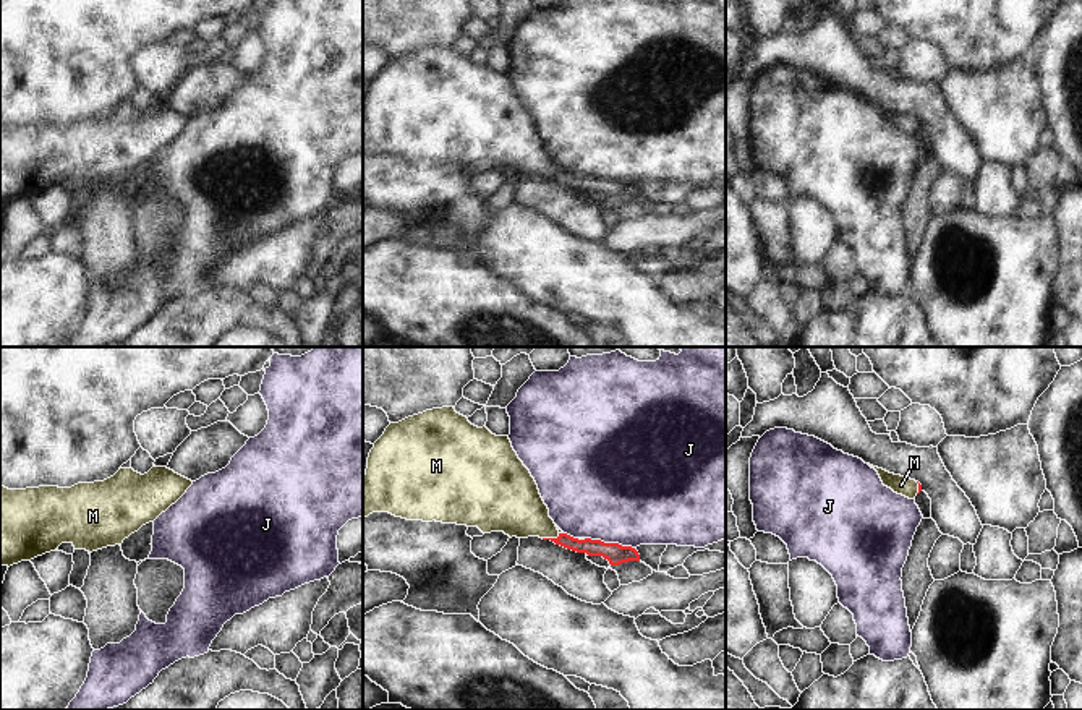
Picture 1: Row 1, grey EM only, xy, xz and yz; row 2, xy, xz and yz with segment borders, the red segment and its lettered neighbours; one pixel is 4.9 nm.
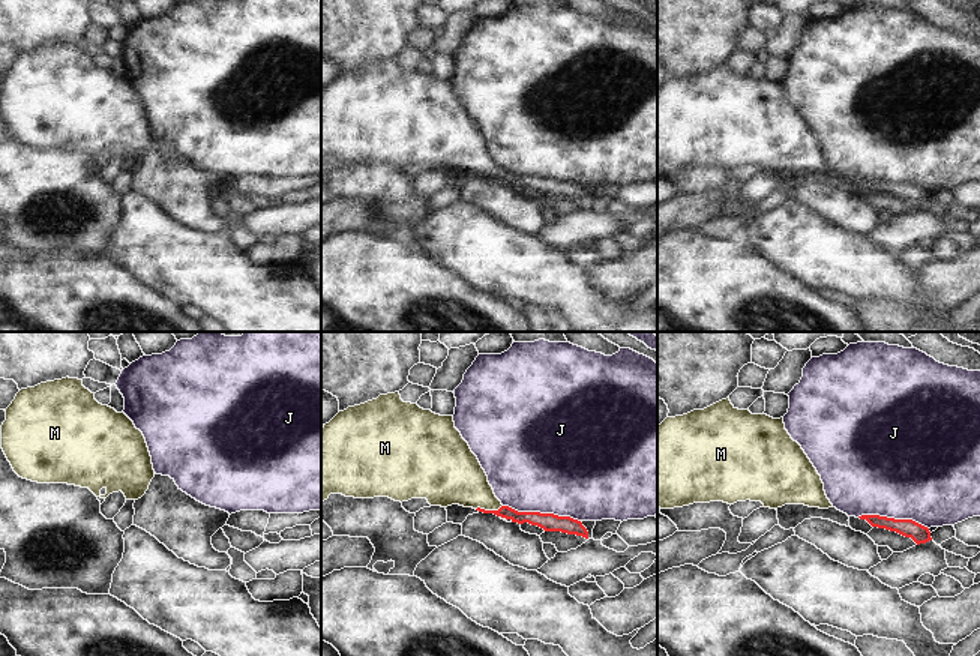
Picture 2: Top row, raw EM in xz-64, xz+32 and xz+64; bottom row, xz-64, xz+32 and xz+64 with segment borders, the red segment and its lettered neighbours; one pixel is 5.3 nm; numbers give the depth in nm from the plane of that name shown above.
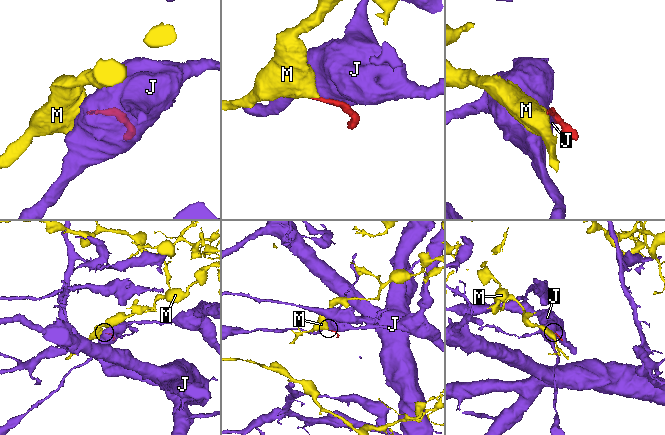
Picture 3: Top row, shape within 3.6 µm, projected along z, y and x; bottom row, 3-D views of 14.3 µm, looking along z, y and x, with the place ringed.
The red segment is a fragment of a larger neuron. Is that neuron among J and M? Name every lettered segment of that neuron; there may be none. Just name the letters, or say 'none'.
M

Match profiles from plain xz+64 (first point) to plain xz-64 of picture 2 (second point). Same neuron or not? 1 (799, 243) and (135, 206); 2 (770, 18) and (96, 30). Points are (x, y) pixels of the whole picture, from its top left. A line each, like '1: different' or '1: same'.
1: same
2: different

